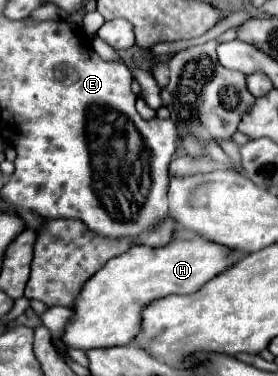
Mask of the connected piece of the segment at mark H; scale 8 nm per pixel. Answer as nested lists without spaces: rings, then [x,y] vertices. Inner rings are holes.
[[[174,239],[168,247],[130,247],[128,253],[110,259],[96,275],[92,275],[72,305],[72,319],[64,327],[60,341],[74,349],[98,349],[128,345],[138,335],[140,311],[154,299],[180,293],[188,295],[198,291],[214,275],[222,273],[236,261],[232,249],[204,241],[180,241]]]

